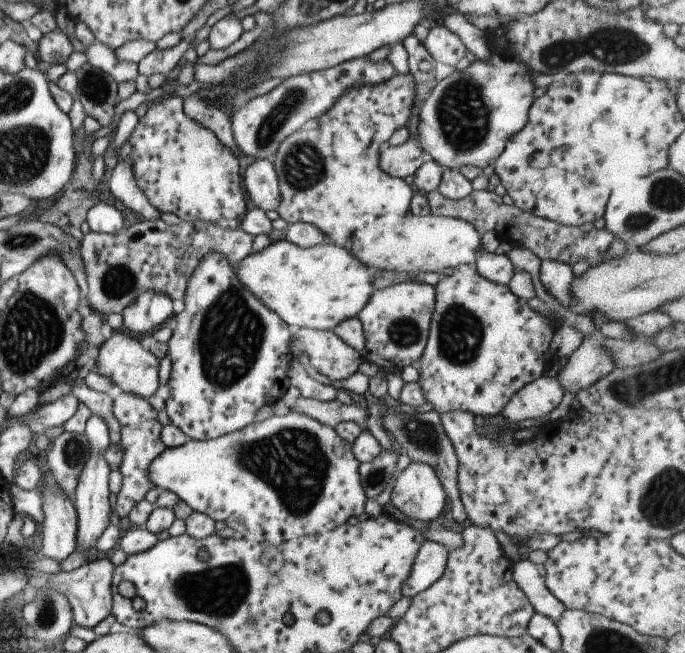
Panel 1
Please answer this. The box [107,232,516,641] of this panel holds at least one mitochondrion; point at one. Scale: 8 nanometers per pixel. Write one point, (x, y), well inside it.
(291, 461)

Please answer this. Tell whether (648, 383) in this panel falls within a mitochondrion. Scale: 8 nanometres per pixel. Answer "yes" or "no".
yes

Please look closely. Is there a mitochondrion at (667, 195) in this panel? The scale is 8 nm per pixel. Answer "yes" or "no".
yes

